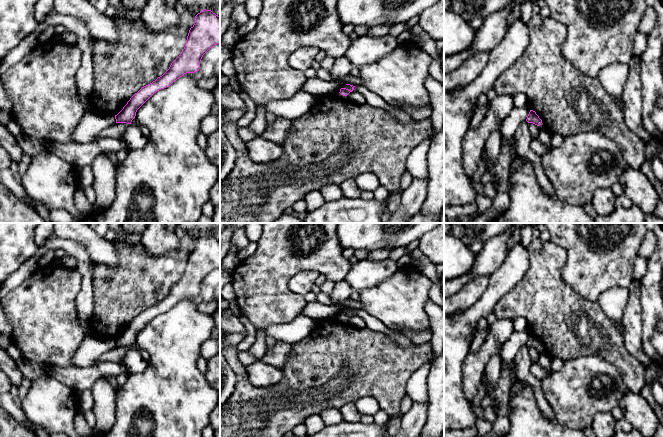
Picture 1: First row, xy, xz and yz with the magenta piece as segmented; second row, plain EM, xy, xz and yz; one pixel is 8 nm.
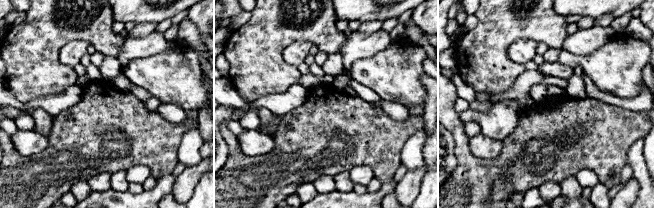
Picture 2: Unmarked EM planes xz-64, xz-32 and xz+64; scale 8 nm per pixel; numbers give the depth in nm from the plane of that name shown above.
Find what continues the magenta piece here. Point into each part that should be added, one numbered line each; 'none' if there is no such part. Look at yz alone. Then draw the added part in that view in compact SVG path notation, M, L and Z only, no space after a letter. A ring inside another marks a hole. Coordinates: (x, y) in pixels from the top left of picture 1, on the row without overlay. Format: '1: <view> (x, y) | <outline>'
none

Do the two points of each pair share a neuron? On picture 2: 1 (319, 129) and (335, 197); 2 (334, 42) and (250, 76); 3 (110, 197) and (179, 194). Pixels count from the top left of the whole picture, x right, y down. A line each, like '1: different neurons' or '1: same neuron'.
1: different neurons
2: same neuron
3: different neurons

